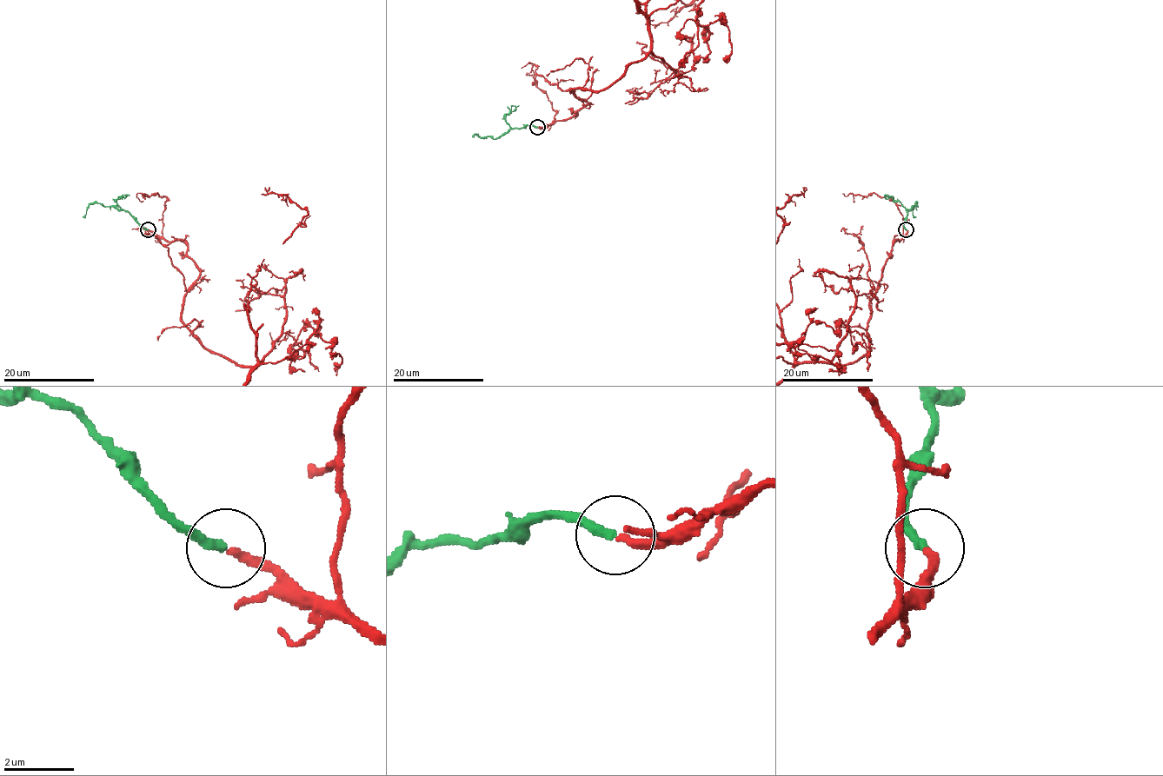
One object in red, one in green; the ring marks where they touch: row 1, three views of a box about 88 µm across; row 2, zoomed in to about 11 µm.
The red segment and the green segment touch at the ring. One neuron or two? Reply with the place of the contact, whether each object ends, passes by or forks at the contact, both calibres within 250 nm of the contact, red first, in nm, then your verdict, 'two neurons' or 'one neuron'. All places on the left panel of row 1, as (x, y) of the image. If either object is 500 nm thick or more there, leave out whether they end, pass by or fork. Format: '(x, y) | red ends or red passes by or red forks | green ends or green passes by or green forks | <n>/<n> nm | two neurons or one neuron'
(148, 229) | red ends | green ends | 240/280 nm | one neuron

